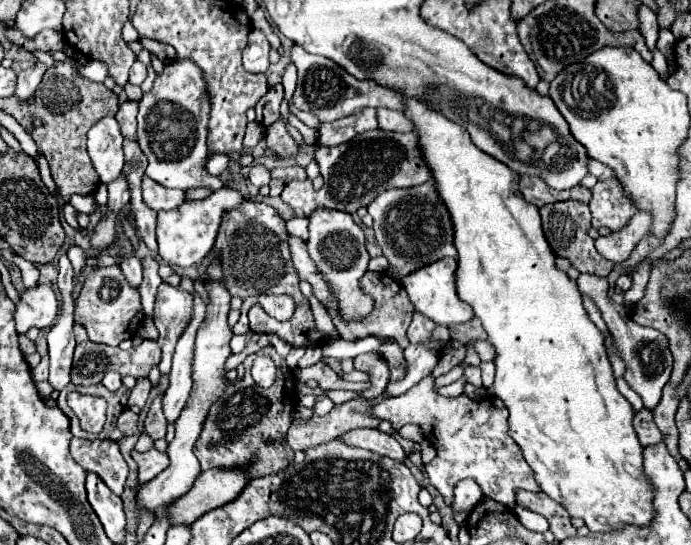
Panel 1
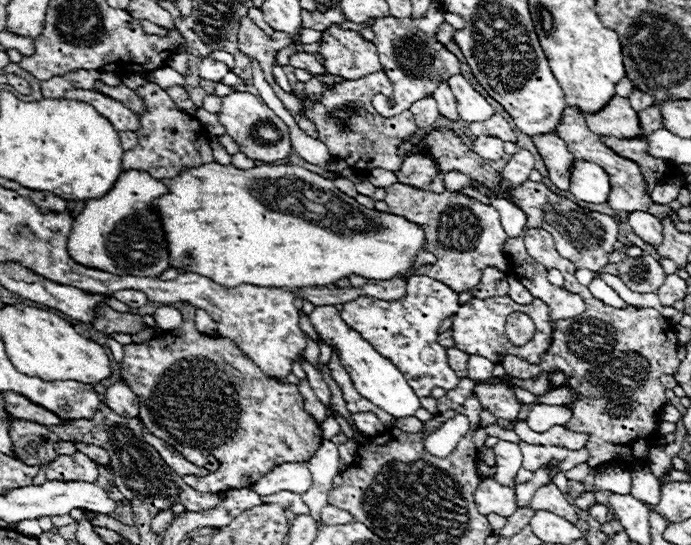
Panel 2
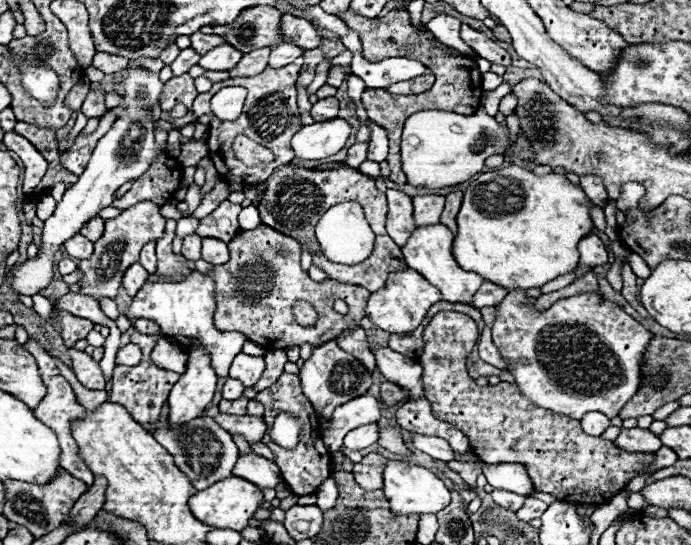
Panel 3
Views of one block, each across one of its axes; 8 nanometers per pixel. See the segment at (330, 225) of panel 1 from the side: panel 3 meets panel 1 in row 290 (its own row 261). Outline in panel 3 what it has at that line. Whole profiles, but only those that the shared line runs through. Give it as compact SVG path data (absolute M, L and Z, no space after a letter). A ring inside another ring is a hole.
M342 202L342 204L336 204L334 208L326 210L316 224L316 238L320 242L320 250L324 252L324 256L328 260L346 264L346 266L364 262L366 258L370 258L370 252L374 248L374 232L370 230L370 226L364 218L362 206L356 202Z

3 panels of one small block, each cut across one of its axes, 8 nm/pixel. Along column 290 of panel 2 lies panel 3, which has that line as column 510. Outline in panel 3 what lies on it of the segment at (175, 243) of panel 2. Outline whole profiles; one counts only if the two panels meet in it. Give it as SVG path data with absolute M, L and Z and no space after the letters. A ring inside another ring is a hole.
M506 166L480 174L470 182L464 192L462 208L458 212L458 236L454 238L454 258L466 272L476 272L484 280L514 288L540 288L558 276L564 276L576 270L580 262L578 240L586 234L594 234L594 222L590 218L590 200L584 190L572 184L564 174L546 174L536 176L530 170L518 166Z

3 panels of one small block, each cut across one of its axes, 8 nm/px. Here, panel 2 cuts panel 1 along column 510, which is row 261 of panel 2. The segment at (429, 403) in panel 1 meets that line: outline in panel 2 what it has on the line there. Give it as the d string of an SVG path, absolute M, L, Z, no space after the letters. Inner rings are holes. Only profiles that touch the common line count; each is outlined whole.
M400 182L386 188L384 202L390 206L390 212L408 216L408 220L414 220L416 224L424 224L424 246L430 252L434 252L438 262L432 268L416 270L416 274L430 276L434 280L448 284L450 288L456 288L456 292L464 292L480 282L488 266L498 266L502 272L508 270L508 260L502 252L504 240L508 236L500 224L500 214L496 208L468 198L464 194L434 194L430 190L420 190Z

